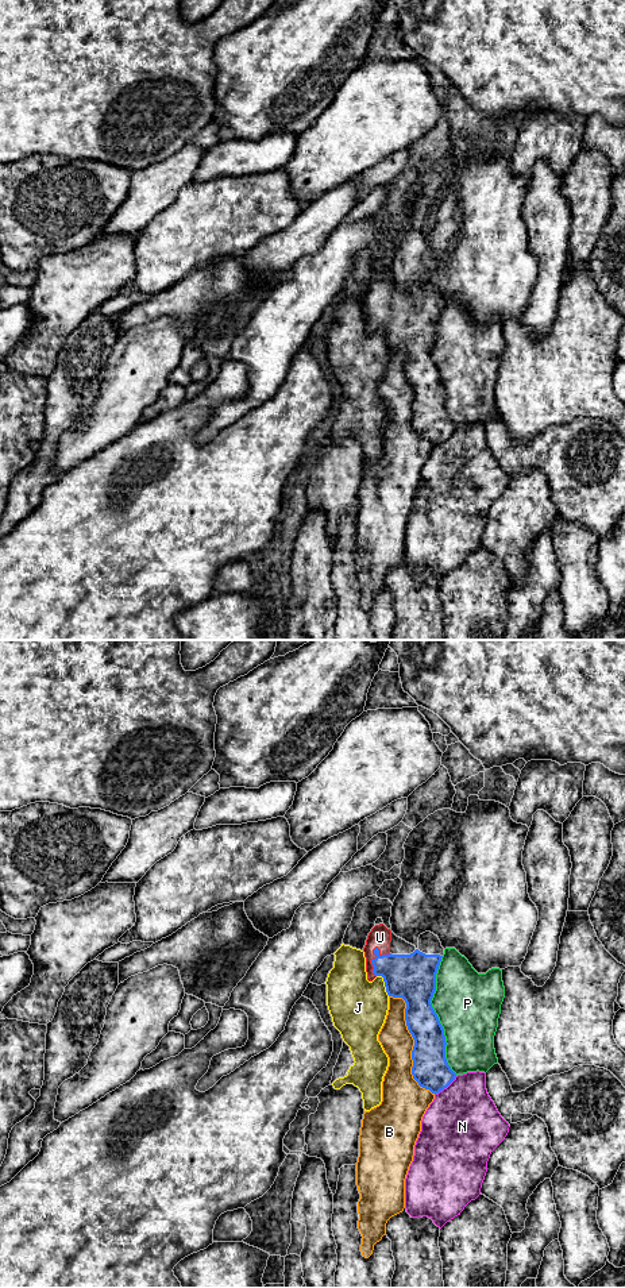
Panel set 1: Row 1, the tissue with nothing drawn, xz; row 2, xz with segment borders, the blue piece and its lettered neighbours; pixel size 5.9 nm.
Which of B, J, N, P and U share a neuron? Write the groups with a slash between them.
B / J / N / P / U

